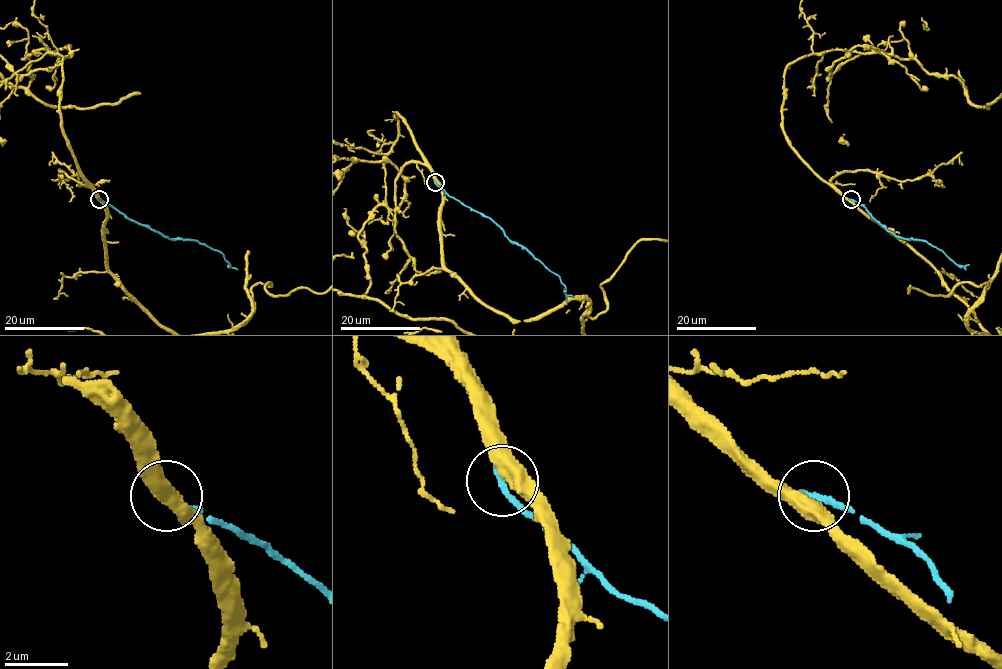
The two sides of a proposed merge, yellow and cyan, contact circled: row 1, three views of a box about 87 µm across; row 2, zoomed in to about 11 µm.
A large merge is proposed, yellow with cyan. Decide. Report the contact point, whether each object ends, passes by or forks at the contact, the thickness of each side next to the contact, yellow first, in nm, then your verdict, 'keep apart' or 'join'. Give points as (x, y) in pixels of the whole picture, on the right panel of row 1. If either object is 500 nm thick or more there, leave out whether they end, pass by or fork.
(851, 199) | yellow passes by | cyan ends | 460/200 nm | keep apart

